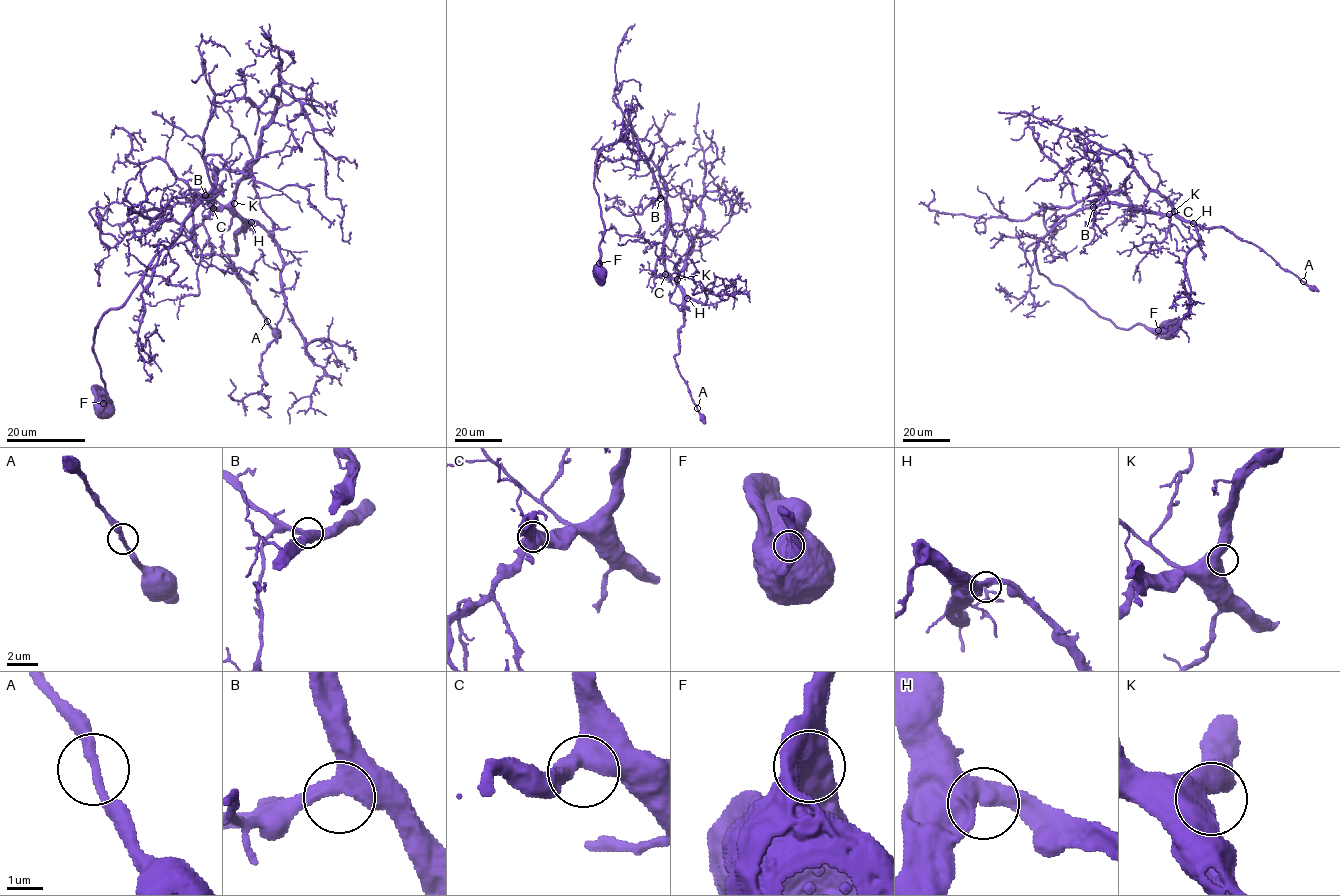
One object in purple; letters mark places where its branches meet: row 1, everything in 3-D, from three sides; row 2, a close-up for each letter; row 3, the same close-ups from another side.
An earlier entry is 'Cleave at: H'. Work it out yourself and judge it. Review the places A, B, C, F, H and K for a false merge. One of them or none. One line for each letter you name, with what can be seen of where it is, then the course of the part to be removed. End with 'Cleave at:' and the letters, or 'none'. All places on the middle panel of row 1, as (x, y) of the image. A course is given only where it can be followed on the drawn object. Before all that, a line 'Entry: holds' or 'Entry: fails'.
Entry: fails
Cleave at: none

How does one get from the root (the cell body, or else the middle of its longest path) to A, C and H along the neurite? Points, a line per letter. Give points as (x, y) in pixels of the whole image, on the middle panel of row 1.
A: (600, 272), (595, 158), (628, 140), (669, 213), (665, 272), (684, 311), (674, 359), (696, 408)
C: (600, 272), (604, 225), (594, 187), (595, 158), (606, 146), (628, 140), (645, 156), (669, 213), (665, 274)
H: (600, 272), (604, 225), (594, 187), (595, 158), (628, 140), (645, 156), (669, 213), (665, 272), (687, 298)

